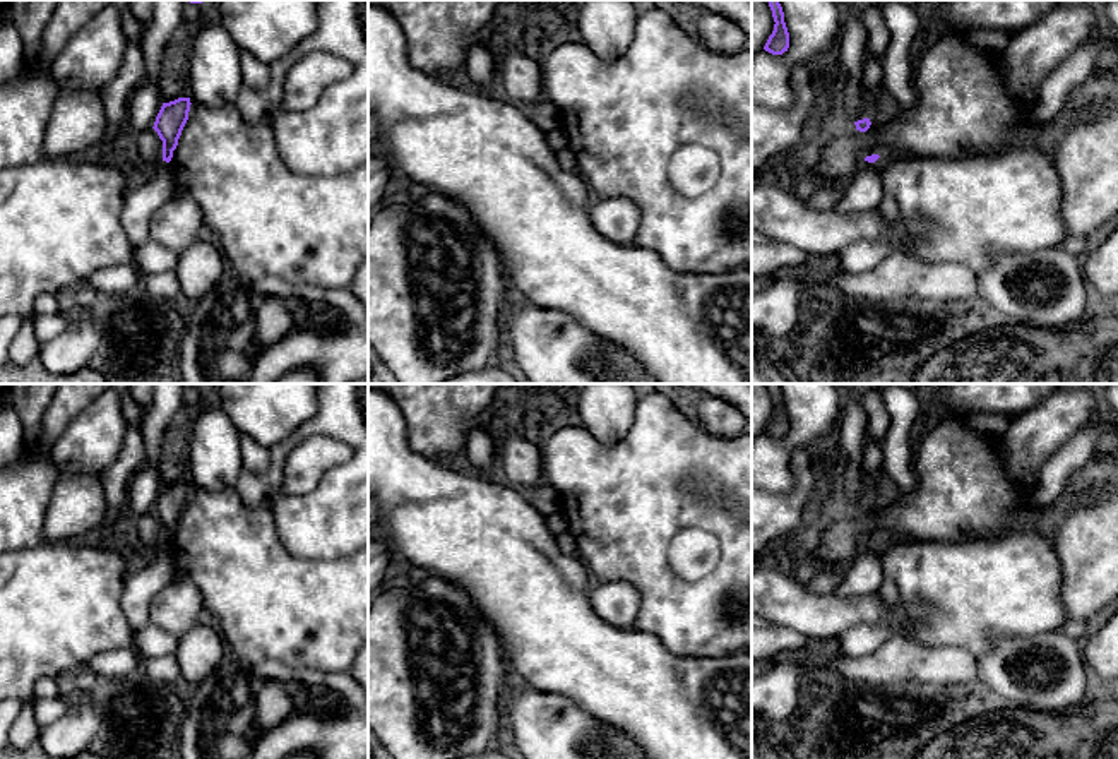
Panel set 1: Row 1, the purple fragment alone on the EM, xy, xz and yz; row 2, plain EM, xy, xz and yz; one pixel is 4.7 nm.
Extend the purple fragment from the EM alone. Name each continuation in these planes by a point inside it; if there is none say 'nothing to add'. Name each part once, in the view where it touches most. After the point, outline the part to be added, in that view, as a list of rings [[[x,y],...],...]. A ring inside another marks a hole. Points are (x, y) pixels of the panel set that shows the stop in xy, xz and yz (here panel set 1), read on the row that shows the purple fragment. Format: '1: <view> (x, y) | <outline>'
nothing to add

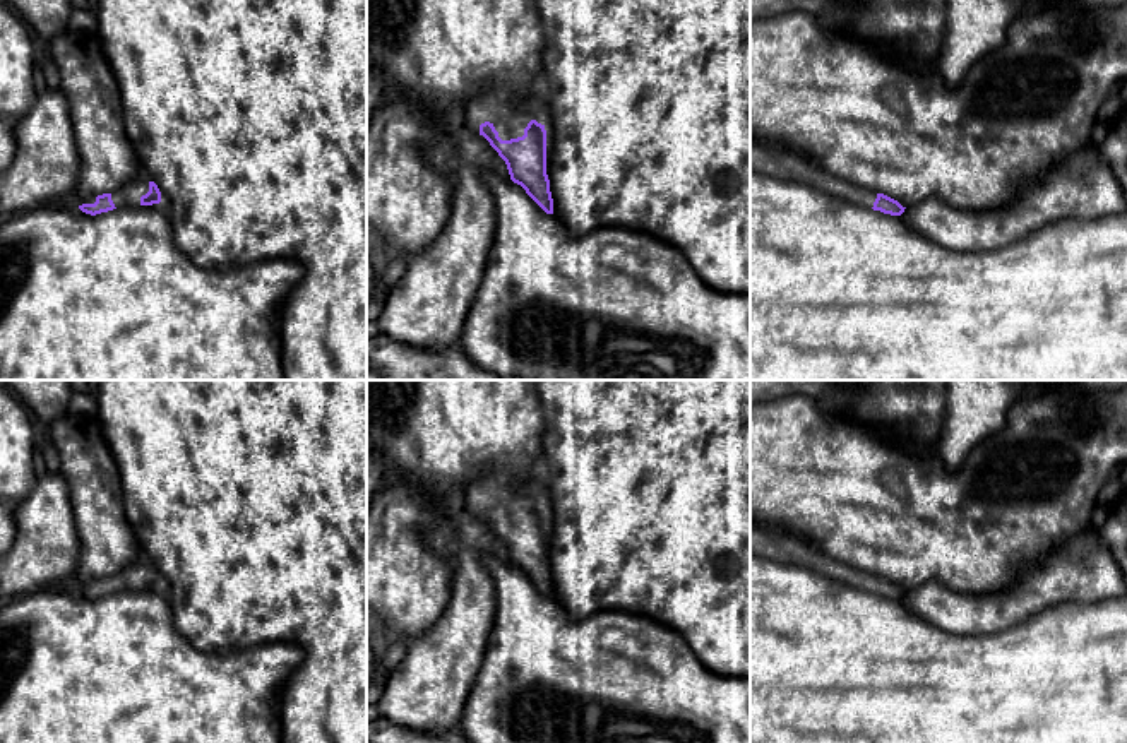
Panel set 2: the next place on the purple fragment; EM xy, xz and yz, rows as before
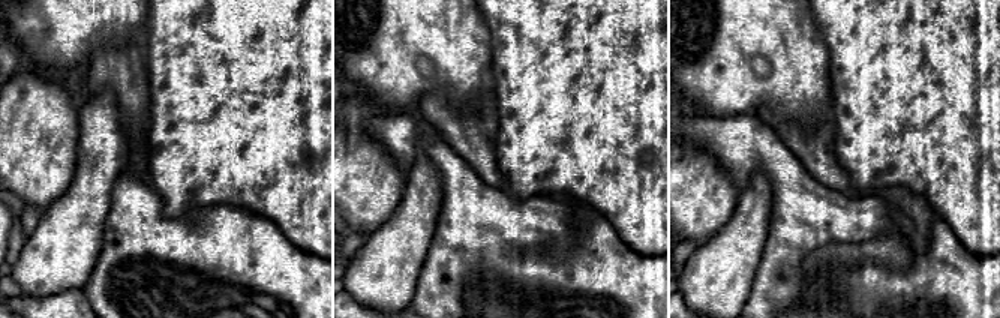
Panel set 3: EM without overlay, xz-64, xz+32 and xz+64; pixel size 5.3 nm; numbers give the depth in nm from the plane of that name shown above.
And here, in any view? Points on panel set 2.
1: xz (509, 118) | [[[488,89],[474,98],[464,111],[468,128],[480,134],[480,125],[490,122],[502,140],[522,137],[531,120],[543,125],[543,118],[529,115],[502,89]]]

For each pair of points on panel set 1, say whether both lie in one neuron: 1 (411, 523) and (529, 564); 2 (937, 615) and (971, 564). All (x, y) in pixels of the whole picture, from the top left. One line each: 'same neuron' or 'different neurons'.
1: same neuron
2: same neuron

